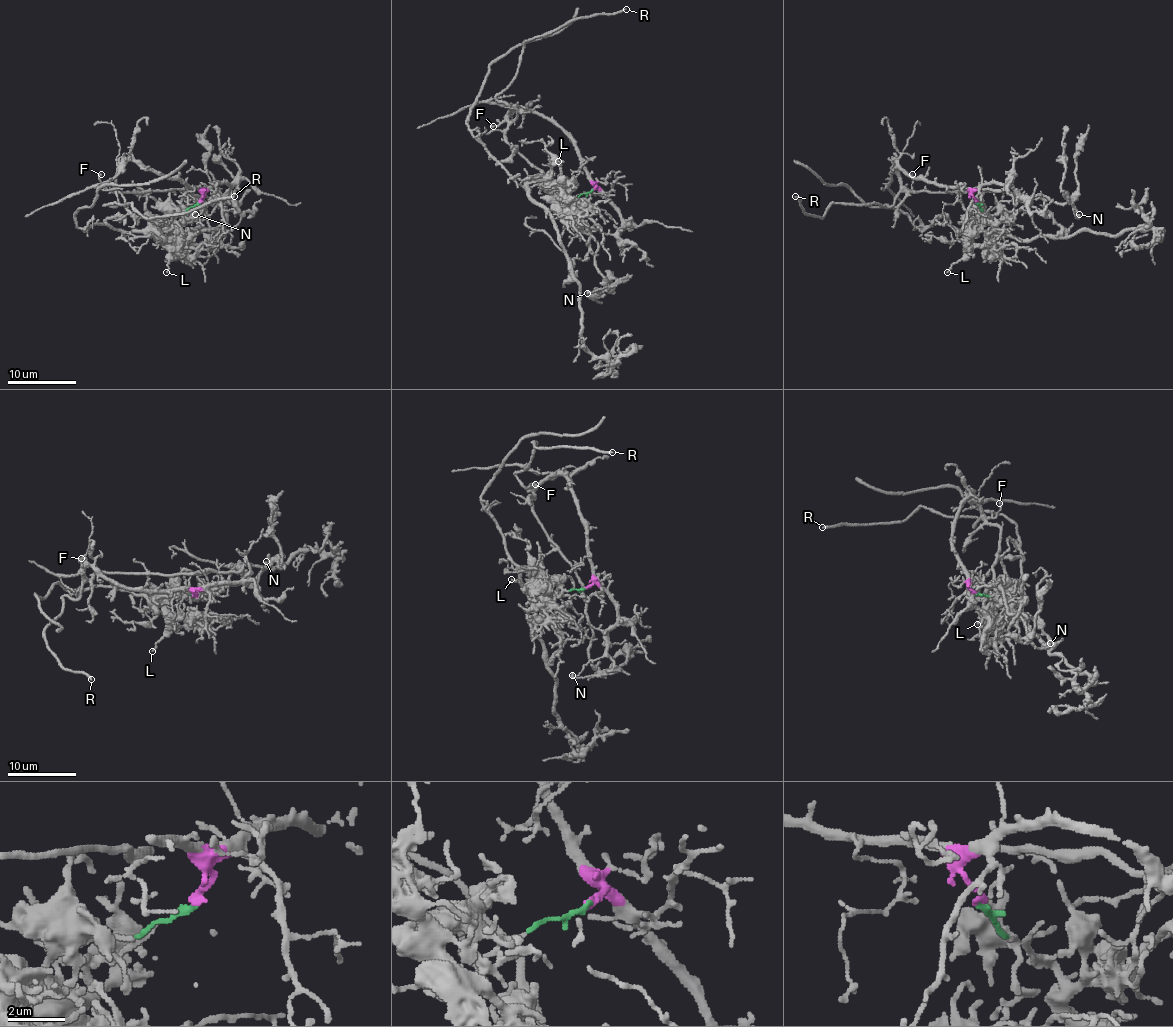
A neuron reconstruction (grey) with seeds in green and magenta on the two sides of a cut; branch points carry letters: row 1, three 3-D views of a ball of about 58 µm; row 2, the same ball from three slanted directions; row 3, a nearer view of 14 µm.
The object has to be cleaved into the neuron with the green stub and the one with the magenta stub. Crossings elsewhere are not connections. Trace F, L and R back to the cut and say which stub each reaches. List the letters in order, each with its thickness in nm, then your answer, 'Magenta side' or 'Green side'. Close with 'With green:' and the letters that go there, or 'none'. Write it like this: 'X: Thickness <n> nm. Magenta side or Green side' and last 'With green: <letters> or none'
F: Thickness 120 nm. Magenta side
L: Thickness 140 nm. Green side
R: Thickness 180 nm. Magenta side
With green: L

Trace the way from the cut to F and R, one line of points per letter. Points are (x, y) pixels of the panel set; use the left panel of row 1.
F: (200, 203), (203, 196), (196, 189), (129, 161), (112, 189), (105, 187), (98, 177), (101, 173)
R: (200, 203), (196, 189), (134, 161), (117, 177), (115, 206), (103, 204), (131, 203), (153, 218), (234, 196)

